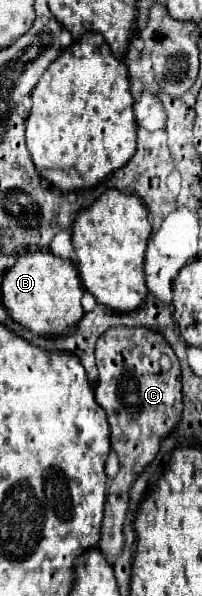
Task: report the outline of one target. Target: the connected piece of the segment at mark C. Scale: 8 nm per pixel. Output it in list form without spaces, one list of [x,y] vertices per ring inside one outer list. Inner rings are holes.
[[[113,326],[105,330],[101,340],[97,340],[95,356],[99,368],[95,398],[107,412],[111,426],[111,448],[119,458],[119,472],[111,480],[107,492],[107,506],[99,544],[109,564],[113,564],[123,550],[121,530],[127,512],[129,486],[135,476],[143,472],[147,464],[151,464],[151,460],[159,452],[161,440],[177,426],[181,418],[181,368],[173,348],[169,348],[169,342],[165,342],[161,332],[141,326]]]

